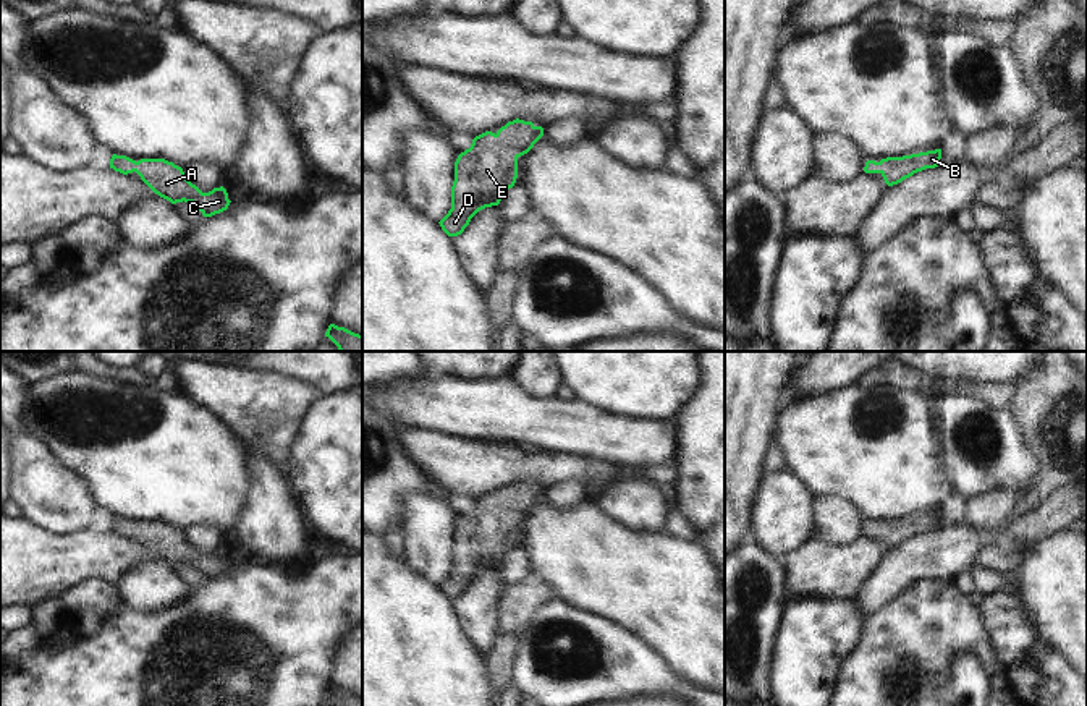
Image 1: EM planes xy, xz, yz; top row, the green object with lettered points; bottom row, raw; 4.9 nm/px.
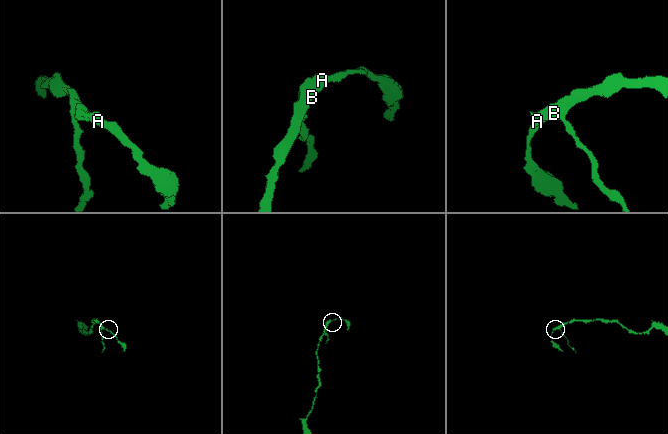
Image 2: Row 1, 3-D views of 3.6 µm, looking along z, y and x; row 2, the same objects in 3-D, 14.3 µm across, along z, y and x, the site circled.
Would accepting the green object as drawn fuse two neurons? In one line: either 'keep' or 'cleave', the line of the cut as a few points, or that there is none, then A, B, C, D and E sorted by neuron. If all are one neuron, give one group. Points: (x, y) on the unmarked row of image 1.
keep; cut none; groups A B C D E

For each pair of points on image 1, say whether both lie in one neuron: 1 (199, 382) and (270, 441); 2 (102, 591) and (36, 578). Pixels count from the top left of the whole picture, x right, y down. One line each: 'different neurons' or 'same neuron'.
1: same neuron
2: different neurons

